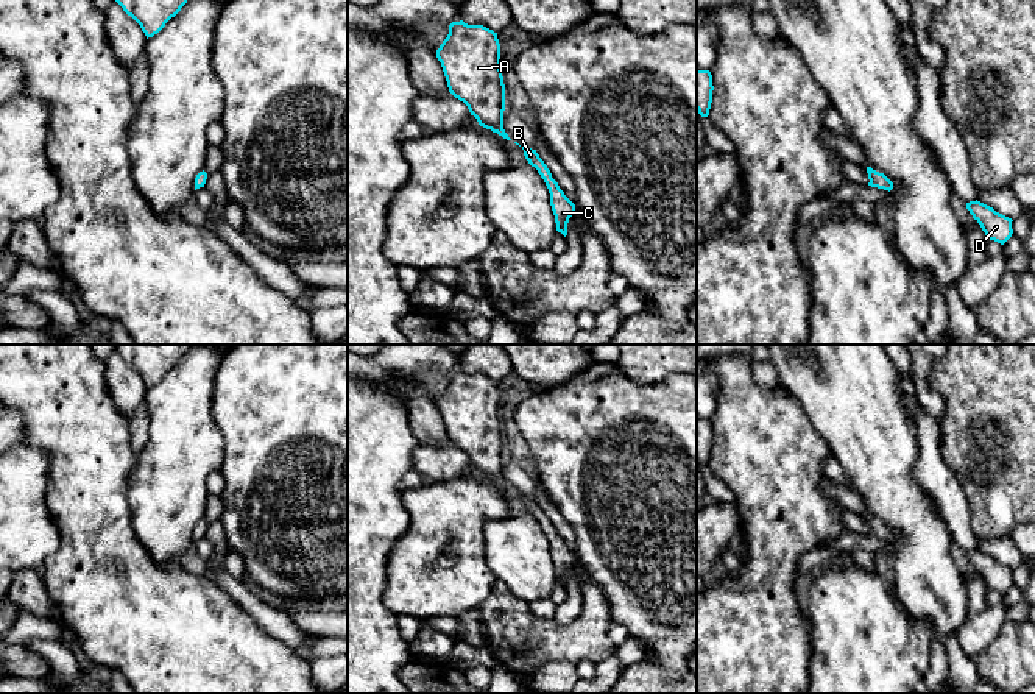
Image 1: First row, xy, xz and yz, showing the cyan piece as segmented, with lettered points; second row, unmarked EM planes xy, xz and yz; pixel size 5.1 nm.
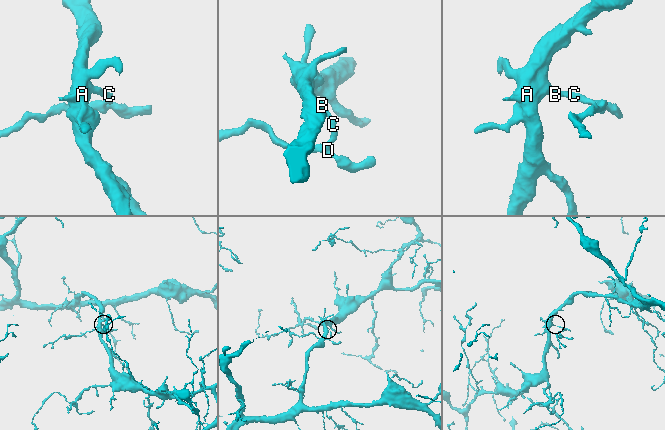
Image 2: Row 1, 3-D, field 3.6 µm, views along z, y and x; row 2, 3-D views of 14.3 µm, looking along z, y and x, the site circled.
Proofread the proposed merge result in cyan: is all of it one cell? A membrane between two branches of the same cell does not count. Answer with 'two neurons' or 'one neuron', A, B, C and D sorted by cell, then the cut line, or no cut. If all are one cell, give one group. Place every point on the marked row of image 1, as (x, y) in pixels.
one neuron; A B C D; no cut

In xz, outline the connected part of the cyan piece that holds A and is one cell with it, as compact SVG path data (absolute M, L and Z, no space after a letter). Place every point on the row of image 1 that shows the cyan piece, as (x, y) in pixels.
M452 22L436 58L449 92L468 106L479 125L511 140L503 129L505 84L497 33L483 25Z

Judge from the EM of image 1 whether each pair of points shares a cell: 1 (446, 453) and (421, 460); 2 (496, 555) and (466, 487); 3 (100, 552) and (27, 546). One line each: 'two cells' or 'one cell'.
1: one cell
2: two cells
3: two cells

